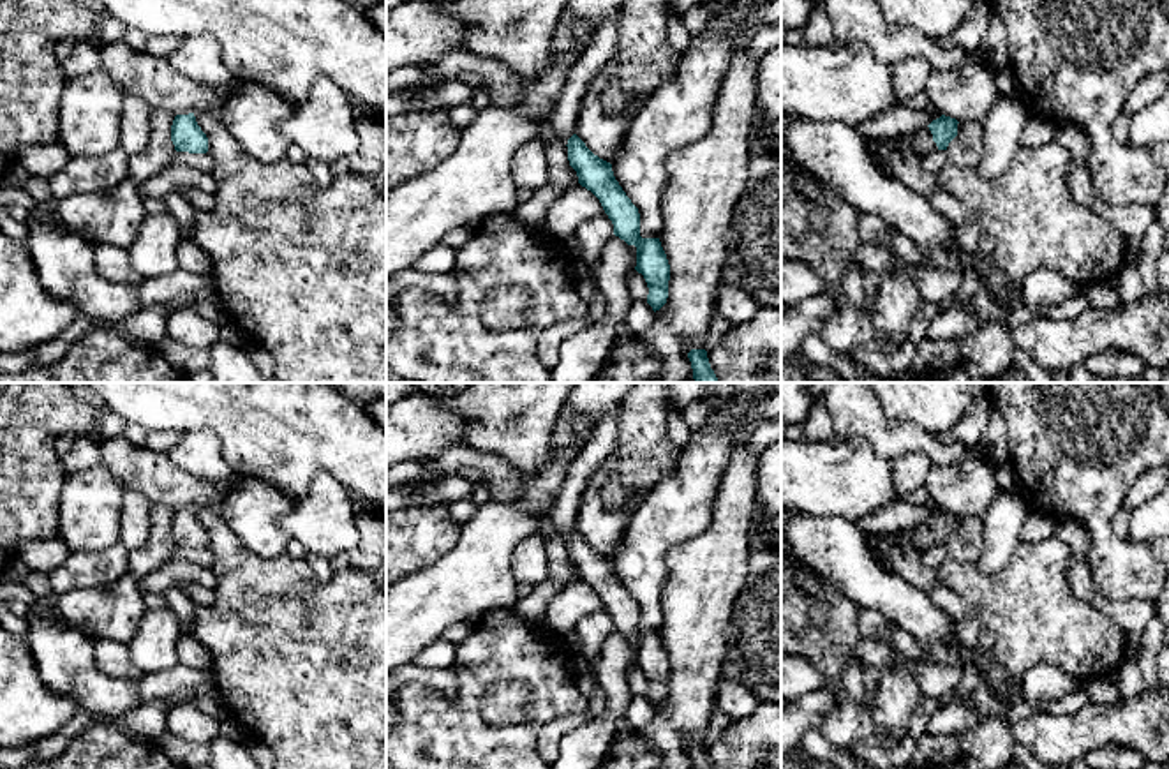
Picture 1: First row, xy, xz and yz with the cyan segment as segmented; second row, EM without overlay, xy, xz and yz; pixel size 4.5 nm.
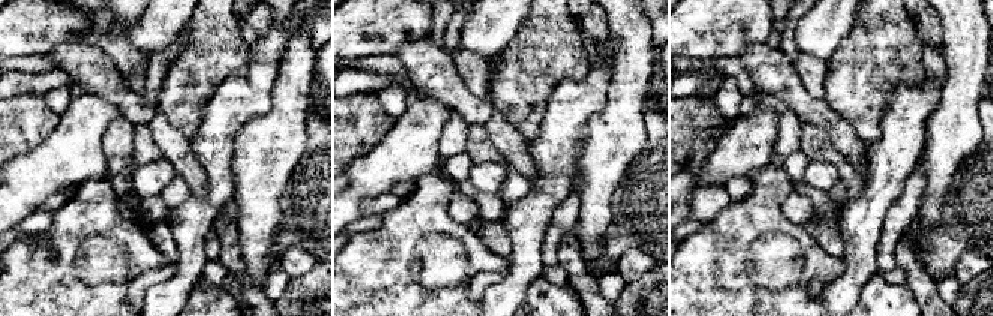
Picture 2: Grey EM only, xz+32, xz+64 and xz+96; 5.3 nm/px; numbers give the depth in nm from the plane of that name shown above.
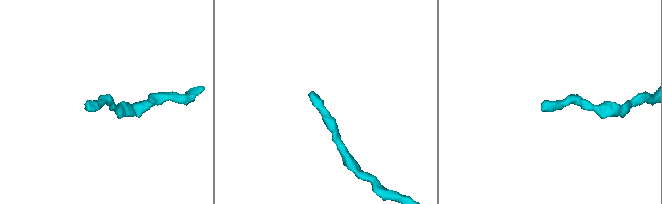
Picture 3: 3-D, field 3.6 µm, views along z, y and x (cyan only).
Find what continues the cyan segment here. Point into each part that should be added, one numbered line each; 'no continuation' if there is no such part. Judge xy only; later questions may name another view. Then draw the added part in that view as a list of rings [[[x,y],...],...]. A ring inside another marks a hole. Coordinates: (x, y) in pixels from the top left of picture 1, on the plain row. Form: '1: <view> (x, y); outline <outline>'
no continuation

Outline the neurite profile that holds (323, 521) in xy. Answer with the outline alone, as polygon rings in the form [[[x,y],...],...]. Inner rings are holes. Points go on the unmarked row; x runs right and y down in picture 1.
[[[323,473],[279,524],[305,552],[331,559],[358,545],[358,510],[360,504],[353,496],[335,478]]]

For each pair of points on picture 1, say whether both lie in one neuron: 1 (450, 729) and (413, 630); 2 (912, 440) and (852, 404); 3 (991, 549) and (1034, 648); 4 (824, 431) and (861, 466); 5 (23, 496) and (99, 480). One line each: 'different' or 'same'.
1: different
2: same
3: different
4: different
5: different

